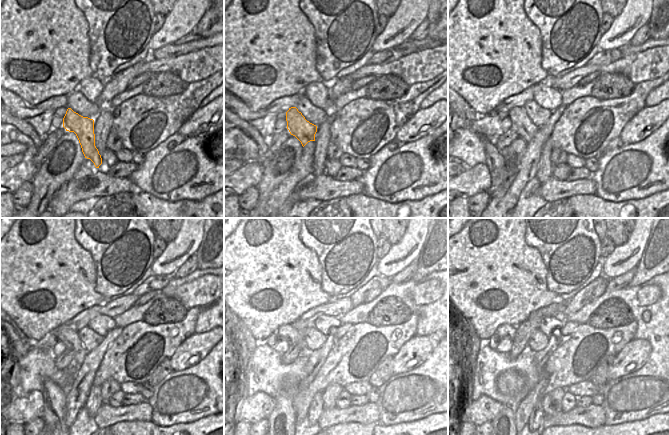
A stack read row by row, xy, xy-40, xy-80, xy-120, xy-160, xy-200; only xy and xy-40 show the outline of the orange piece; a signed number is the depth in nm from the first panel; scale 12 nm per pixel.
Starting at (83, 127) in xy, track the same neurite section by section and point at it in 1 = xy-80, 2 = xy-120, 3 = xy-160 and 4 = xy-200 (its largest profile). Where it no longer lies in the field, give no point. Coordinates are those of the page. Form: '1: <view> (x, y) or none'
1: xy-80 (523, 126)
2: xy-120 (69, 337)
3: xy-160 (287, 332)
4: xy-200 (506, 331)

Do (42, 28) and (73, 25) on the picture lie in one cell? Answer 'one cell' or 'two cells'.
one cell

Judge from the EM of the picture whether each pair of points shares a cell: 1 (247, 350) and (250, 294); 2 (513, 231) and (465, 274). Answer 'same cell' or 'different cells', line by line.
1: different cells
2: same cell

